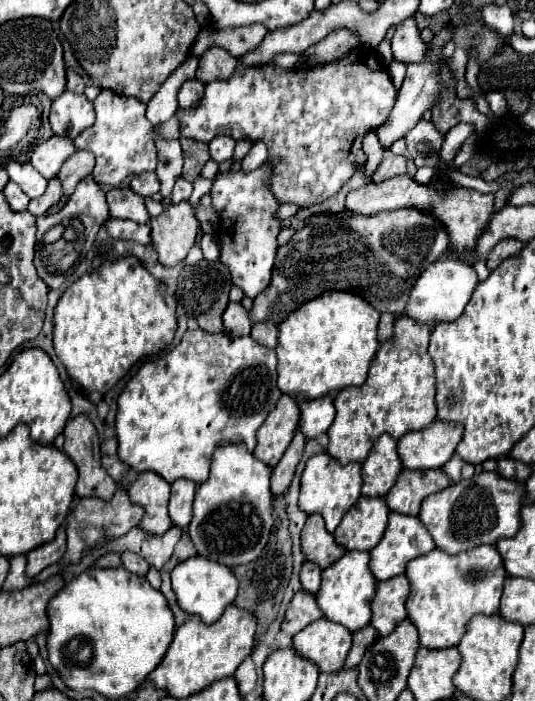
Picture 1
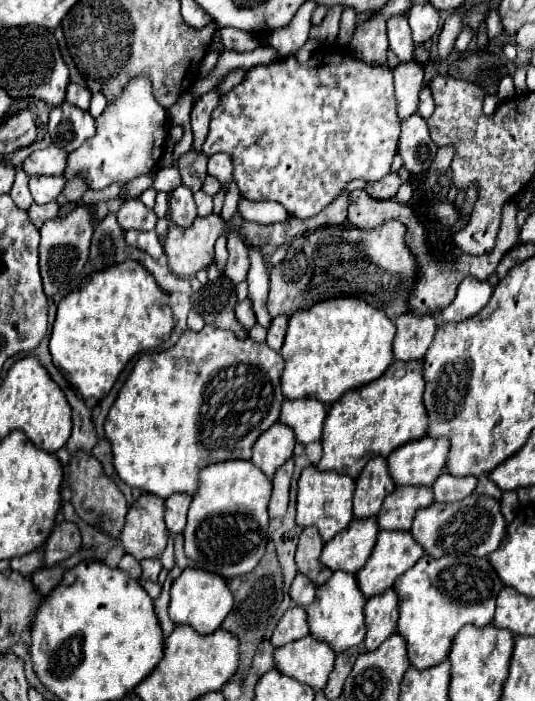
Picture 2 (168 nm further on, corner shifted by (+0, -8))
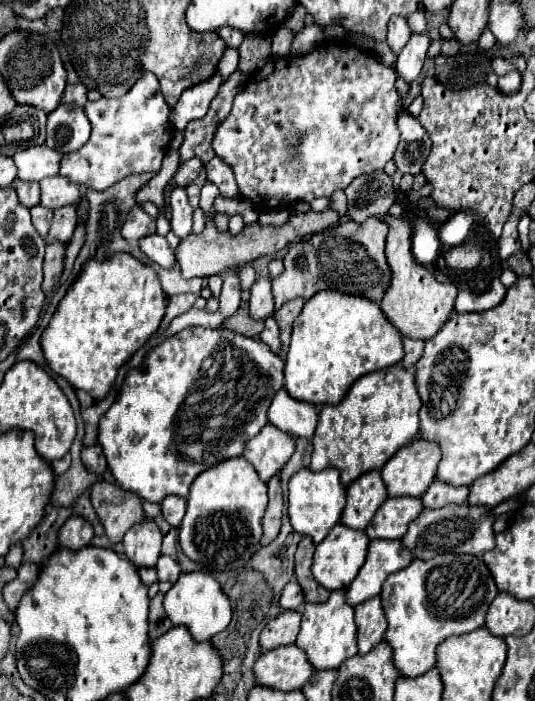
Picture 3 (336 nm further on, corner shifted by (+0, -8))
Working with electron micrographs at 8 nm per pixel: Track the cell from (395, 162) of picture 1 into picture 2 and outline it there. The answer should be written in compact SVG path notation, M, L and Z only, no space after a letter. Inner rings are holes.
M386 174L378 182L368 182L364 190L368 192L368 196L372 196L376 200L388 200L388 198L396 196L400 184L402 184L402 180L400 180L398 174Z

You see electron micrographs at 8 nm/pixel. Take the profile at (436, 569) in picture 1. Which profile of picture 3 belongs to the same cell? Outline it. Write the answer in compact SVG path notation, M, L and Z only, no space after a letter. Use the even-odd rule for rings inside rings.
M438 554L432 560L412 560L410 566L406 566L400 572L394 572L384 582L384 588L380 592L382 596L382 608L386 612L388 630L386 630L386 642L392 646L394 652L394 664L402 676L416 678L430 668L436 666L436 648L440 642L444 642L448 636L456 634L468 634L480 626L484 626L484 616L488 612L488 604L496 598L498 588L496 582L484 564L482 558L470 556L470 554Z

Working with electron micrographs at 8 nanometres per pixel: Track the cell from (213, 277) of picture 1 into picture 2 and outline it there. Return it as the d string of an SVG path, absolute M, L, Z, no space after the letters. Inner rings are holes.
M222 276L214 282L208 282L202 288L196 310L204 316L206 324L212 324L224 330L232 330L236 332L236 336L244 340L248 338L248 330L236 320L234 306L236 306L234 284L226 276Z

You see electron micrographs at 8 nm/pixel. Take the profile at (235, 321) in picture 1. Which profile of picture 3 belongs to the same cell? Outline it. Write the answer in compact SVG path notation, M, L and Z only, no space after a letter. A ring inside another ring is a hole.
M258 278L250 288L250 316L254 320L264 320L274 312L274 300L270 292L270 278Z

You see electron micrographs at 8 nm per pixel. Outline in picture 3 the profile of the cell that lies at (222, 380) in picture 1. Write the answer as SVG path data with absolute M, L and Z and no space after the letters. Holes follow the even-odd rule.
M188 326L188 328L184 328L182 332L178 332L178 334L174 334L174 336L170 336L170 338L166 338L162 344L158 344L144 360L142 360L142 364L138 366L138 368L134 368L132 372L128 372L128 376L124 378L124 384L122 384L122 388L120 388L120 394L118 394L118 398L116 398L116 402L110 406L110 410L102 416L102 420L100 420L100 432L98 432L98 442L100 442L100 446L102 446L102 450L104 450L104 456L106 456L106 460L108 460L108 468L110 468L110 472L114 474L114 478L116 478L116 482L124 488L124 490L130 490L130 492L136 492L140 498L144 498L144 500L148 500L148 502L162 502L168 494L176 494L176 496L188 496L188 490L190 490L190 484L192 484L192 480L200 474L200 472L204 472L204 470L208 470L208 468L212 468L212 466L216 466L216 464L220 464L222 460L228 460L228 458L236 458L236 456L242 456L242 452L244 452L244 446L246 446L246 442L252 438L252 436L256 436L266 424L268 424L268 418L266 418L266 412L268 412L268 408L270 408L270 402L272 402L272 398L274 398L274 394L284 386L284 376L282 376L282 368L284 368L284 362L282 362L282 358L278 356L278 354L274 354L272 350L268 350L268 344L264 344L262 340L254 340L254 338L248 338L248 336L242 336L242 334L236 334L236 332L232 332L232 330L228 330L228 328L202 328L202 326Z

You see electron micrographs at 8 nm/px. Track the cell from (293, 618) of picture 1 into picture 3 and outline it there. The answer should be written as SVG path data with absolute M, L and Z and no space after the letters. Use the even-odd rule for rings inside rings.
M286 610L266 624L266 628L260 634L260 646L264 650L274 650L276 646L294 644L298 632L300 632L300 612Z

